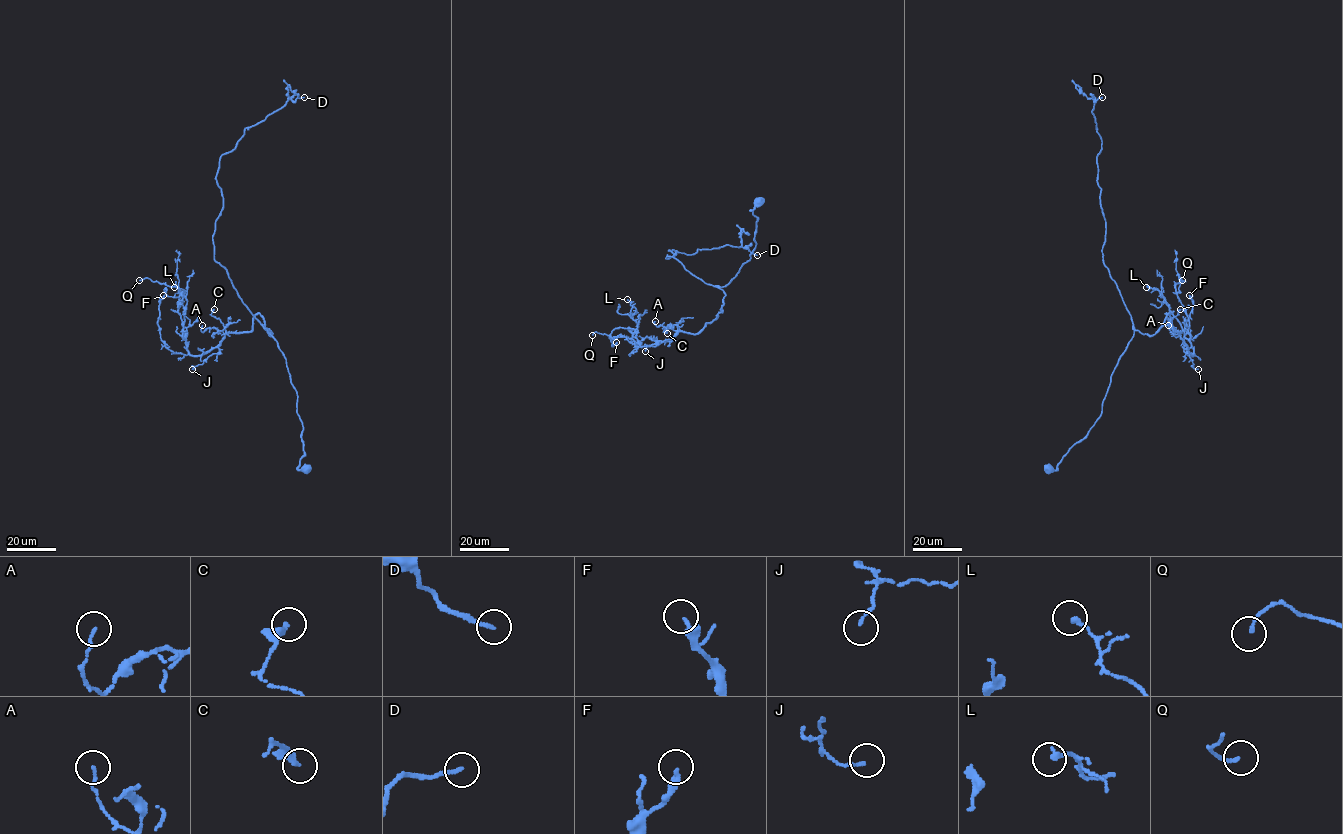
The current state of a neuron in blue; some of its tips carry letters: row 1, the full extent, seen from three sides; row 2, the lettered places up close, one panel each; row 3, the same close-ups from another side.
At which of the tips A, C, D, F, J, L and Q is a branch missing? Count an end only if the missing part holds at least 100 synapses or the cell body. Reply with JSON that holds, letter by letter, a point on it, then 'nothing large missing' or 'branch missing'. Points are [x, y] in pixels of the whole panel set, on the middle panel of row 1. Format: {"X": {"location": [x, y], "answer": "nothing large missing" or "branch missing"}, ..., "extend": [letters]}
{"A": {"location": [655, 321], "answer": "nothing large missing"}, "C": {"location": [667, 333], "answer": "nothing large missing"}, "D": {"location": [757, 255], "answer": "nothing large missing"}, "F": {"location": [616, 342], "answer": "nothing large missing"}, "J": {"location": [645, 351], "answer": "nothing large missing"}, "L": {"location": [627, 299], "answer": "nothing large missing"}, "Q": {"location": [592, 335], "answer": "nothing large missing"}, "extend": []}

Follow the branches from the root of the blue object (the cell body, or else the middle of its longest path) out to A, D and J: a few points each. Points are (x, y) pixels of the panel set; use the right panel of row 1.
A: (1048, 468), (1057, 468), (1100, 416), (1133, 330), (1152, 336), (1169, 313), (1181, 332), (1168, 325)
D: (1048, 468), (1057, 468), (1100, 416), (1111, 374), (1133, 334), (1102, 259), (1102, 140), (1092, 112), (1102, 97)
J: (1048, 468), (1057, 468), (1100, 416), (1111, 374), (1134, 330), (1152, 336), (1169, 313), (1198, 369)

